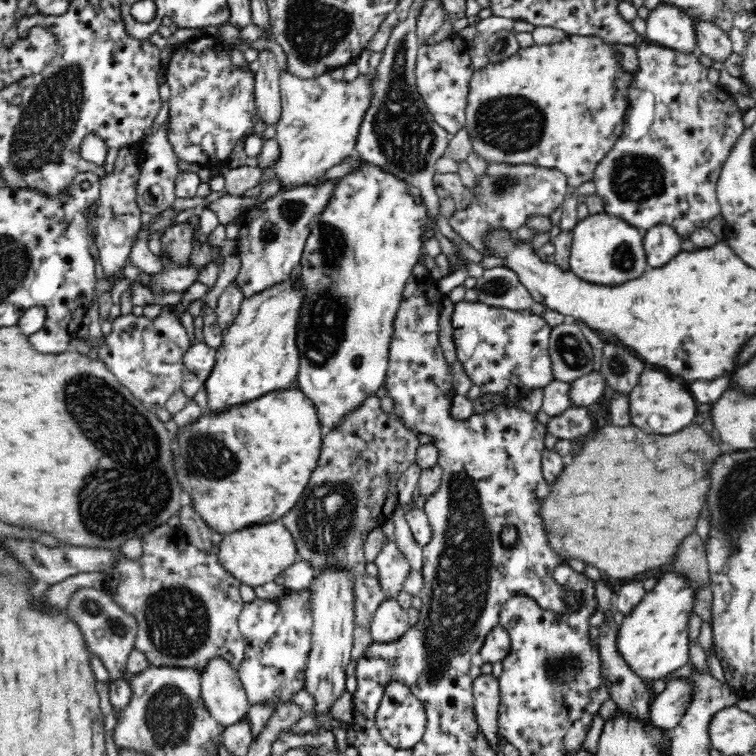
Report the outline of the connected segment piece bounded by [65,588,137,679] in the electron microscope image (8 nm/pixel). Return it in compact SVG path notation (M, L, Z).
M76 588L70 595L65 614L79 629L90 654L98 656L110 674L110 678L126 676L127 658L134 650L137 623L127 615L102 589Z

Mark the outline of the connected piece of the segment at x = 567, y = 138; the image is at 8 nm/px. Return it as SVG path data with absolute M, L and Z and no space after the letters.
M568 35L556 44L521 48L514 56L474 72L470 82L466 128L472 146L488 162L533 164L554 168L567 176L569 186L592 181L598 164L624 134L634 73L626 72L614 44L596 35Z

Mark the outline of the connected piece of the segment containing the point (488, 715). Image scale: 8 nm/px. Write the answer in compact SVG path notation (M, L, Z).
M485 670L474 679L472 688L474 688L474 710L480 734L485 738L491 750L500 754L500 746L505 743L505 740L500 735L500 727L498 727L498 706L500 706L498 678Z

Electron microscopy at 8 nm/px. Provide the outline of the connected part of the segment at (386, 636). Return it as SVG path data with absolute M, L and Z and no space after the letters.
M386 597L374 611L370 634L372 640L387 643L395 641L410 627L408 611L400 606L396 597Z

